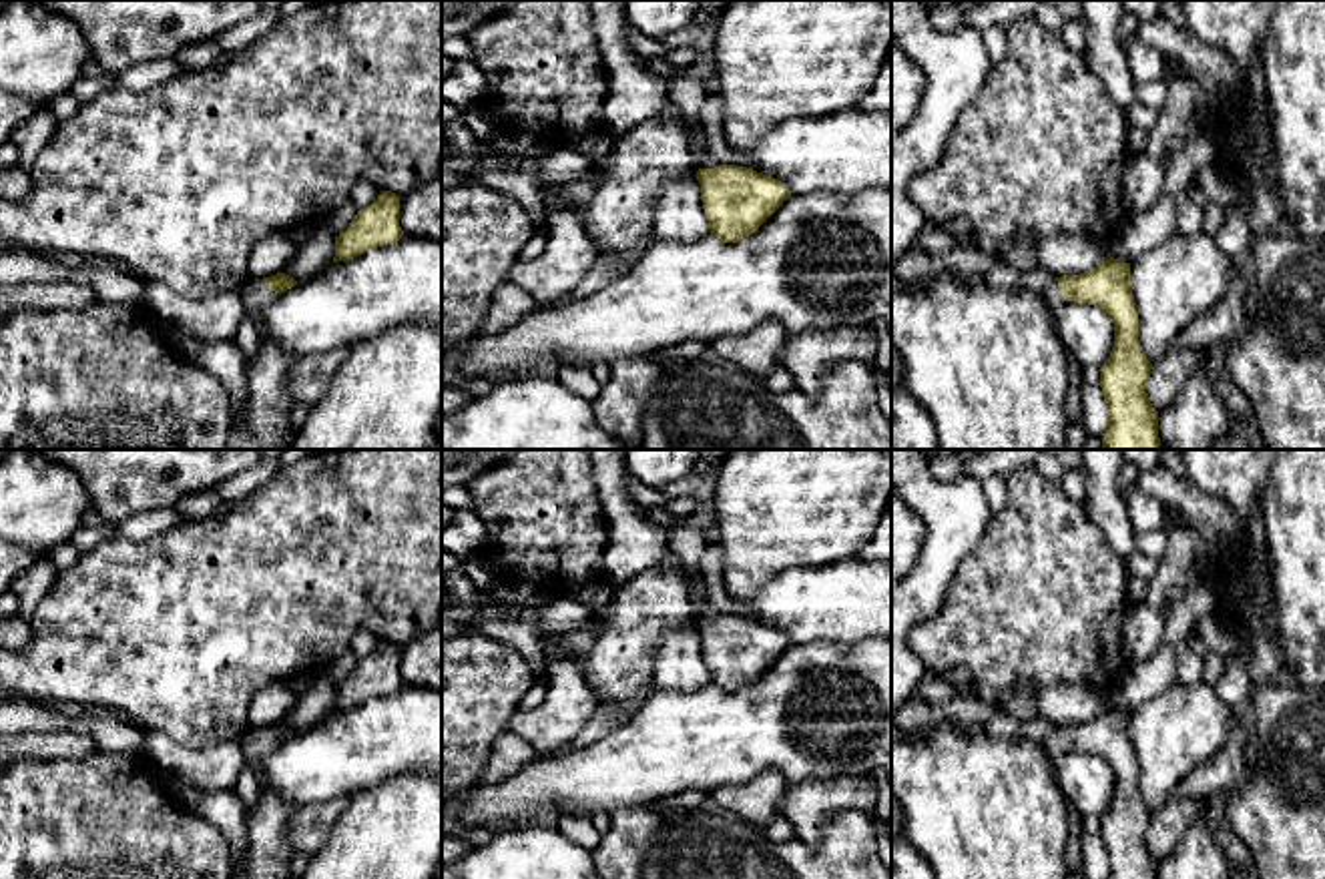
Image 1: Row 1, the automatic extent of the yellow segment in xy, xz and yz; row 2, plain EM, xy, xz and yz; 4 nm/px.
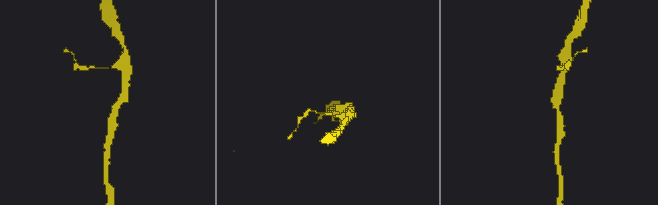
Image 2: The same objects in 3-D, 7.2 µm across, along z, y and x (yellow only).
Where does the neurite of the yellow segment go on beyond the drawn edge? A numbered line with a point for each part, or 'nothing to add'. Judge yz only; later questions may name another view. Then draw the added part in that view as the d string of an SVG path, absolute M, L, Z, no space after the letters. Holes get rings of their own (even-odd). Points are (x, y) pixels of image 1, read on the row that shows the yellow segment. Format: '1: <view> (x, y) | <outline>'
1: yz (1052, 296) | M1056 279L1046 287L1042 297L1044 297L1046 305L1050 307L1050 311L1054 311L1056 307L1066 303Z

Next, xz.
1: xz (635, 95) | M586 0L598 36L600 58L608 76L604 130L616 138L638 122L675 118L687 124L697 171L721 163L705 146L703 128L689 122L683 108L669 98L669 80L646 68L646 58L634 54L624 40L624 4L620 0Z

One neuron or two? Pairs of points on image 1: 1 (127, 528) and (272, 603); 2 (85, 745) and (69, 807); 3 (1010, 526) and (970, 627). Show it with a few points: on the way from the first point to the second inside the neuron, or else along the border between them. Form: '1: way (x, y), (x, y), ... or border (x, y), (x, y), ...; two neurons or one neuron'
1: border (183, 520), (141, 540), (115, 534); two neurons
2: border (97, 749), (81, 757), (33, 757); two neurons
3: way (1010, 550), (1010, 587), (994, 603); one neuron

